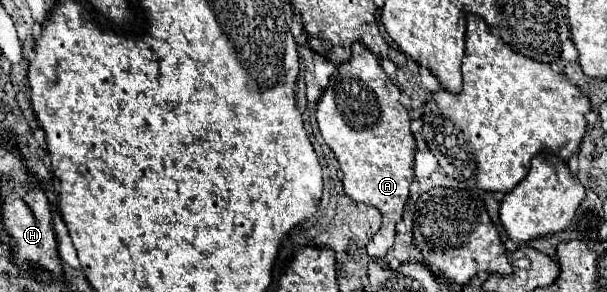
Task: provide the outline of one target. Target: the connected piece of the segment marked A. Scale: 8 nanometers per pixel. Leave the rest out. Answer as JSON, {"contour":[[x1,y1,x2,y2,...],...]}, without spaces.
{"contour":[[357,41,351,45,351,59,337,65,337,71,329,77,329,85,317,101,315,117,343,171,345,193,355,201,377,207,383,215,381,229,367,243,367,253,381,259,393,247,395,225,401,221,413,181,415,139,409,129,409,111,401,105,401,91,385,75,377,57]]}

